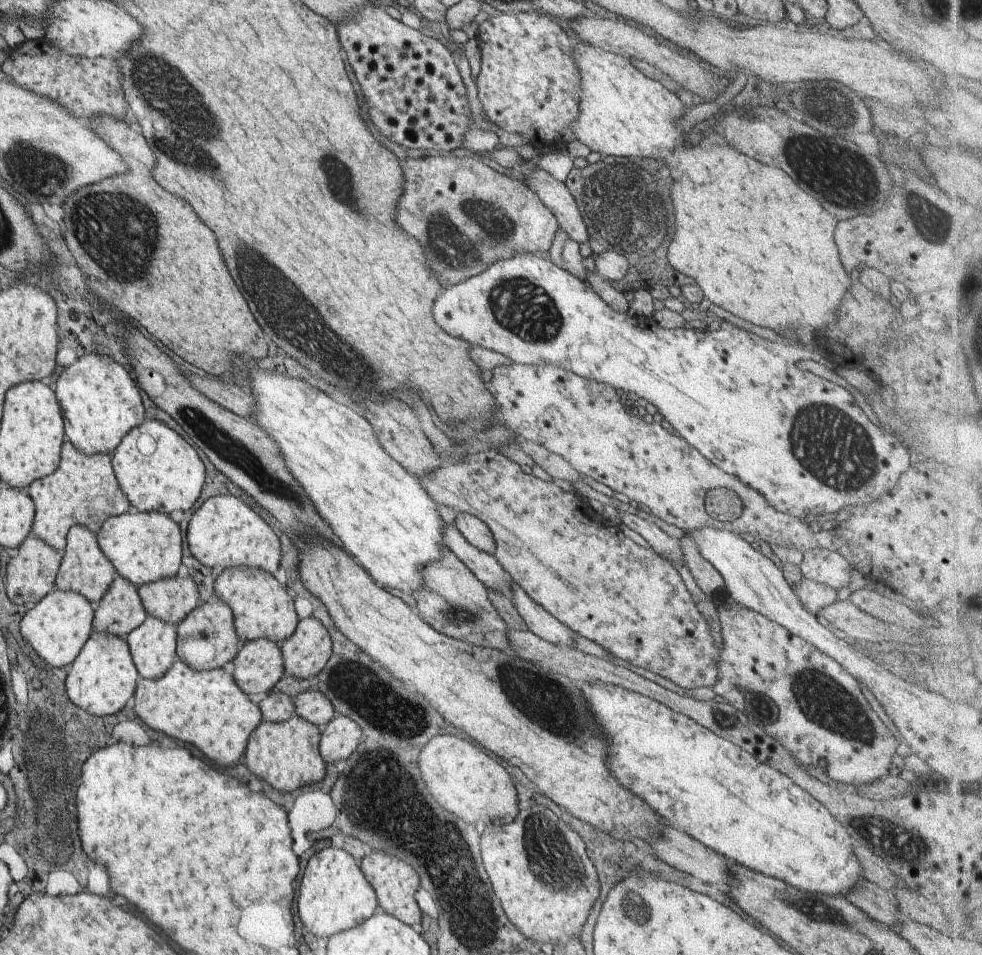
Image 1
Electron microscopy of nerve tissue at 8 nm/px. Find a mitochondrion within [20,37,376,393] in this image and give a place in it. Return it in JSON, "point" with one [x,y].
{"point":[120,234]}

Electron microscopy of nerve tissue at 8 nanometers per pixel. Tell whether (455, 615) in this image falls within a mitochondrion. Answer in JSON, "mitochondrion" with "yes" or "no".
{"mitochondrion":"yes"}

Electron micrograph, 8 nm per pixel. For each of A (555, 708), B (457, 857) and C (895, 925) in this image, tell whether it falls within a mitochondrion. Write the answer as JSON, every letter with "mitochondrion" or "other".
{"A":"mitochondrion","B":"mitochondrion","C":"other"}

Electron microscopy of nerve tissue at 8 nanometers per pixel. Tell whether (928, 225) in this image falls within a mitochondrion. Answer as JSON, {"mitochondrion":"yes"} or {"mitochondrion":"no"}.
{"mitochondrion":"yes"}

